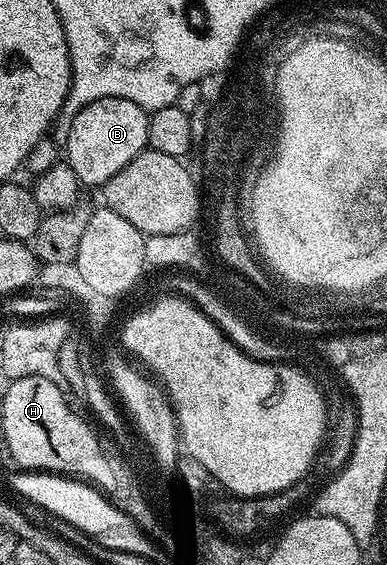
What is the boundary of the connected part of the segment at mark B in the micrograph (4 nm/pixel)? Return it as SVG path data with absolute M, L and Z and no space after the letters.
M98 98L71 117L68 128L66 163L78 174L81 185L108 183L118 170L122 170L139 152L148 148L149 113L142 106L126 98Z

